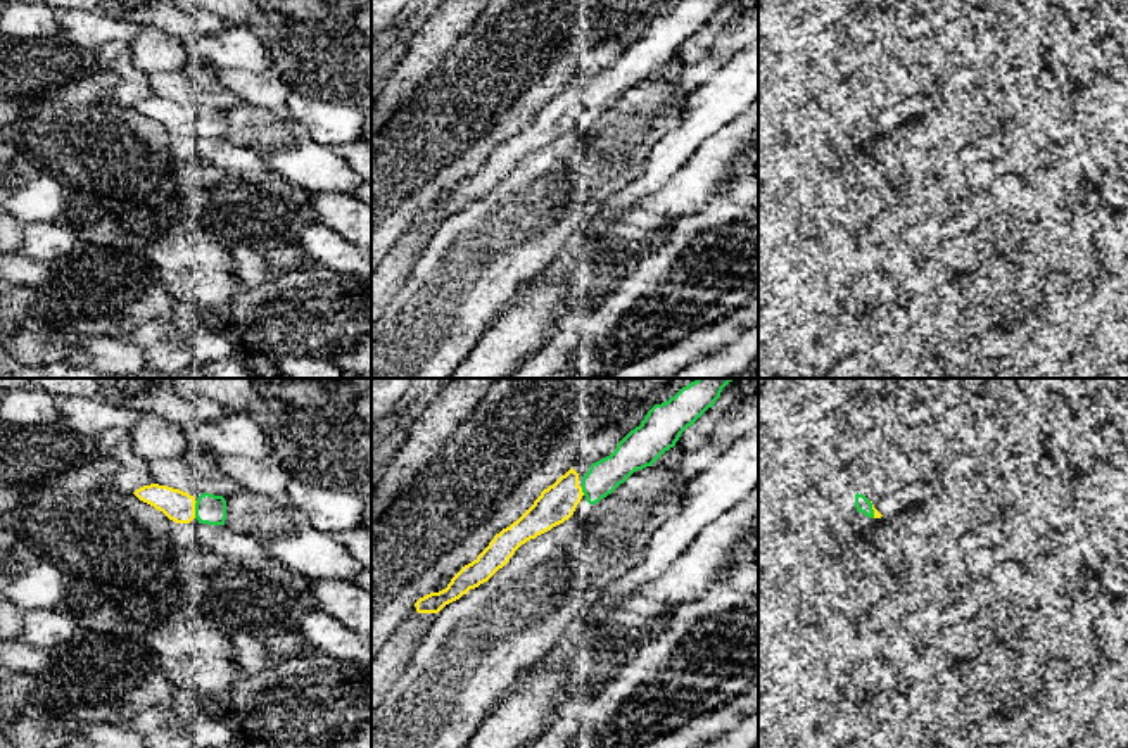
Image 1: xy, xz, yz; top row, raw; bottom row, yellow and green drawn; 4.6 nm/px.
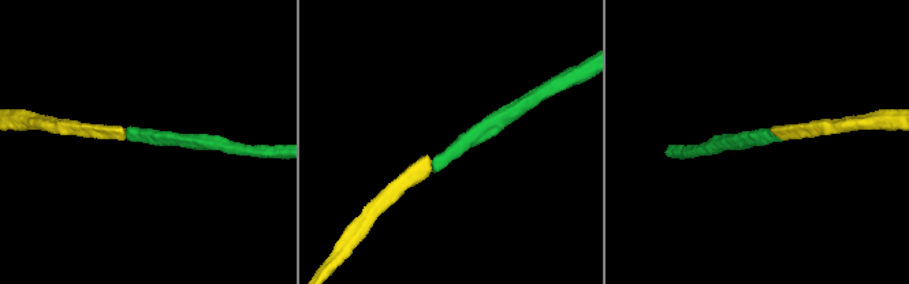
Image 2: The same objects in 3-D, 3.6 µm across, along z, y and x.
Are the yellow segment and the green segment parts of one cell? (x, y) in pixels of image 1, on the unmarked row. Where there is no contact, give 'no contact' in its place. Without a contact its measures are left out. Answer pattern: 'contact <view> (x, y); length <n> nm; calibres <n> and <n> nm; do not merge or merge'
contact xy (194, 123); length 80 nm; calibres 140 and 140 nm; merge

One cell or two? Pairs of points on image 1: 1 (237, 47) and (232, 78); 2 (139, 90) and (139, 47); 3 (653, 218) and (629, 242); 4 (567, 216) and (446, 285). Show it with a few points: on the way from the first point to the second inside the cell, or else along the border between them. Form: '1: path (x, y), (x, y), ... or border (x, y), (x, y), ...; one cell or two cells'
1: border (242, 68), (265, 73); two cells
2: border (133, 61), (144, 71); two cells
3: path (648, 223), (634, 237); one cell
4: path (538, 216), (531, 216), (475, 263); one cell

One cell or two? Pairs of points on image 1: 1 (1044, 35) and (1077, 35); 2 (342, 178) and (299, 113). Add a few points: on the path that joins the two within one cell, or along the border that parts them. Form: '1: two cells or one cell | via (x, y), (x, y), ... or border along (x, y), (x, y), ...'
1: one cell | via (1052, 35), (1068, 35)
2: two cells | border along (291, 116), (318, 142), (332, 145), (341, 152)

